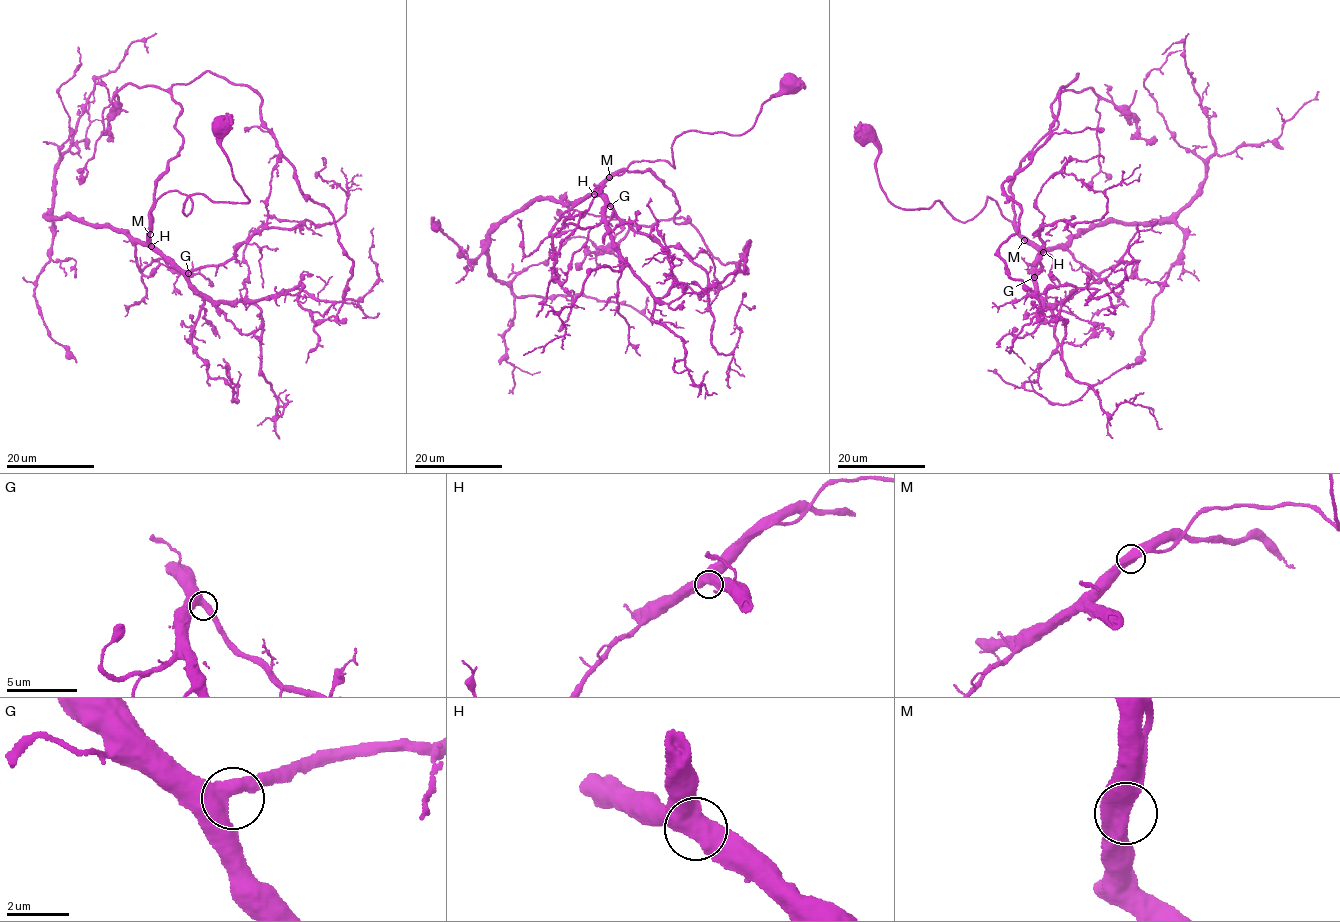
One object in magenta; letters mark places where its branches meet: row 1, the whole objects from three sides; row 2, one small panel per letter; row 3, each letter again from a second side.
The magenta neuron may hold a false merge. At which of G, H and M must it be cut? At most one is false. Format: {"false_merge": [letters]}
{"false_merge": []}

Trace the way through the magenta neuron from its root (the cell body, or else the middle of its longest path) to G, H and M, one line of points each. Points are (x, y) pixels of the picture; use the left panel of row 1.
G: (221, 126), (248, 201), (195, 194), (186, 215), (188, 196), (165, 192), (150, 217), (151, 244), (188, 273)
H: (221, 126), (220, 147), (248, 201), (195, 194), (186, 215), (188, 196), (165, 192), (150, 217), (151, 246)
M: (221, 126), (220, 147), (248, 201), (195, 194), (186, 215), (188, 196), (165, 192), (150, 234)

